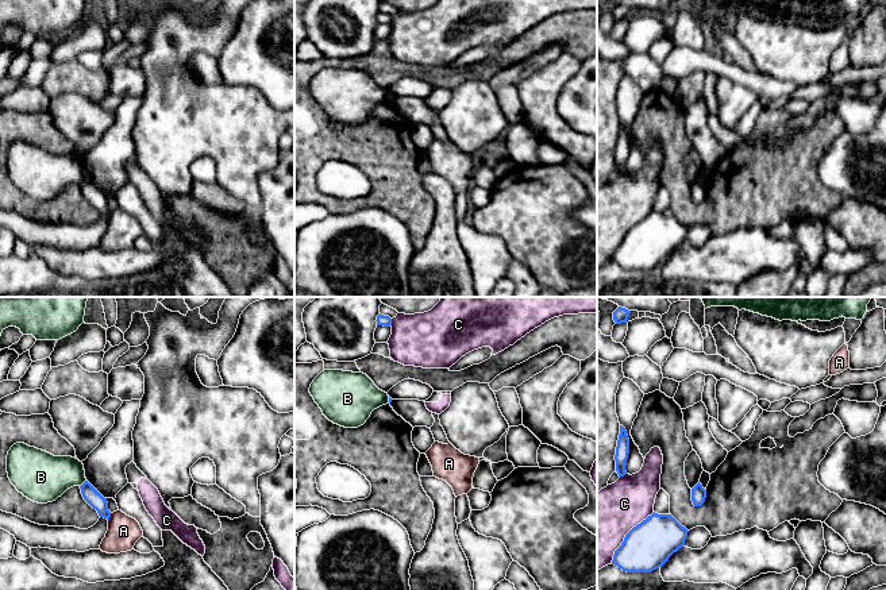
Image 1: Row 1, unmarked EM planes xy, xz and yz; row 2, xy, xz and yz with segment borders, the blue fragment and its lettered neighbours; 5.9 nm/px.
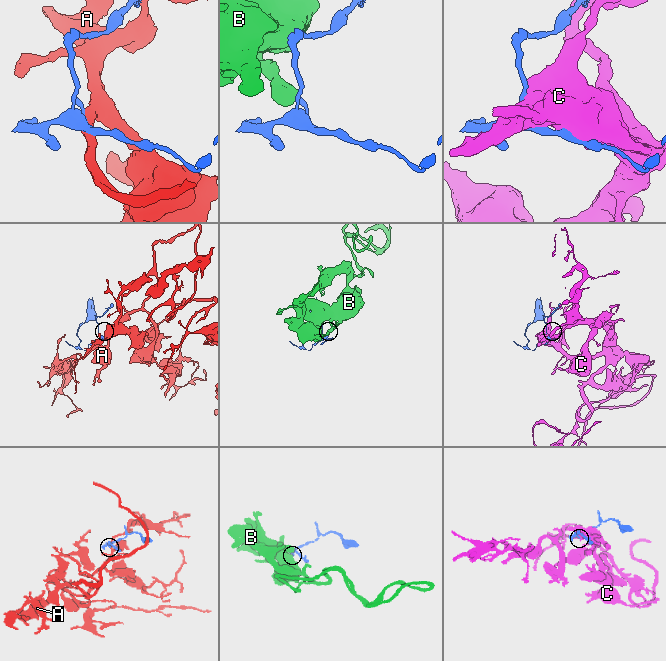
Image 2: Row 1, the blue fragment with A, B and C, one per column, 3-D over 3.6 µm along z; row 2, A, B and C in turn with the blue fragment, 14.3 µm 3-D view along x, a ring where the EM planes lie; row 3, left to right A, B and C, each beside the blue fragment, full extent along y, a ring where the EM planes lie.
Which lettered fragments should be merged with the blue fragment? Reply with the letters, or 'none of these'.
none of these

